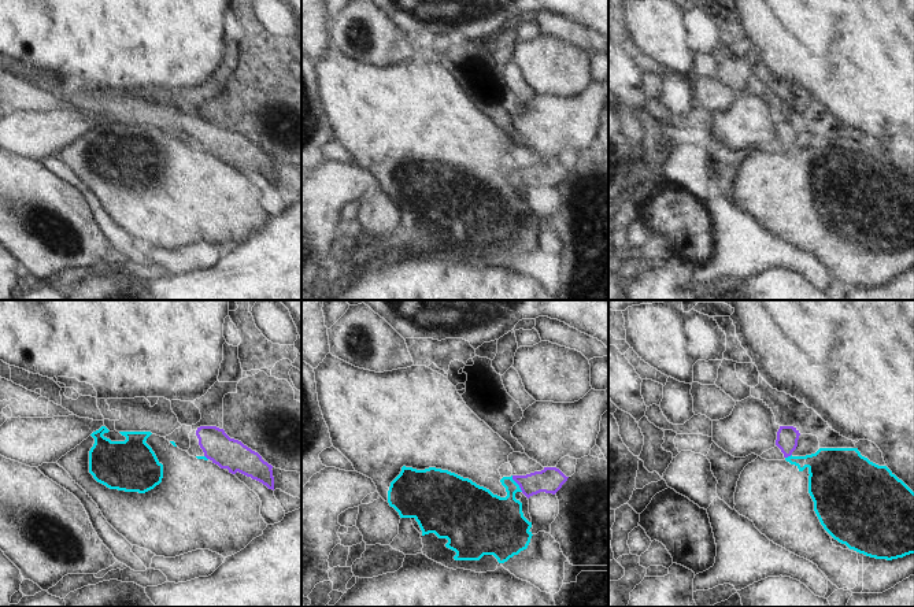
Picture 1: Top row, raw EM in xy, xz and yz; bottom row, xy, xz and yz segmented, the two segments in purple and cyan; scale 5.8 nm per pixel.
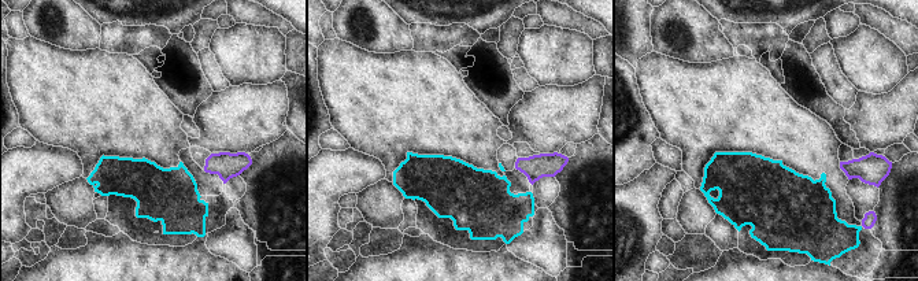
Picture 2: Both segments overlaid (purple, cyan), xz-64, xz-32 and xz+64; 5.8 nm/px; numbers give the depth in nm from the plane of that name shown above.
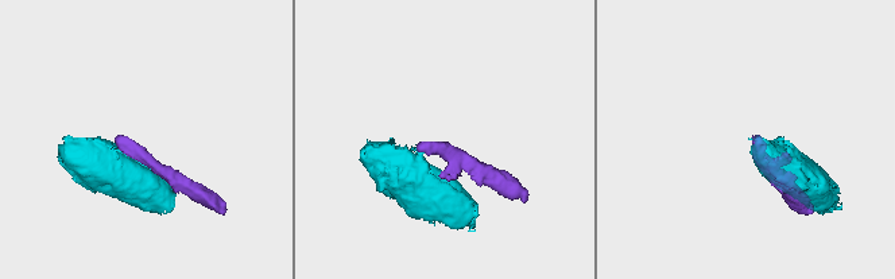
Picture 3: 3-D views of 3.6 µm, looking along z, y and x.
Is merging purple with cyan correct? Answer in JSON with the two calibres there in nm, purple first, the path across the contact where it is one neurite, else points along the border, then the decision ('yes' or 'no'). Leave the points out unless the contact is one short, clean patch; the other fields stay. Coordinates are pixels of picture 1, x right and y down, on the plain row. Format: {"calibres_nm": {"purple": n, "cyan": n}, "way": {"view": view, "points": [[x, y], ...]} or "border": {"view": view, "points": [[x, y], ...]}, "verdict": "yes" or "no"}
{"calibres_nm": {"purple": 150, "cyan": 280}, "border": {"view": "xz", "points": [[511, 169], [522, 184]]}, "verdict": "no"}

